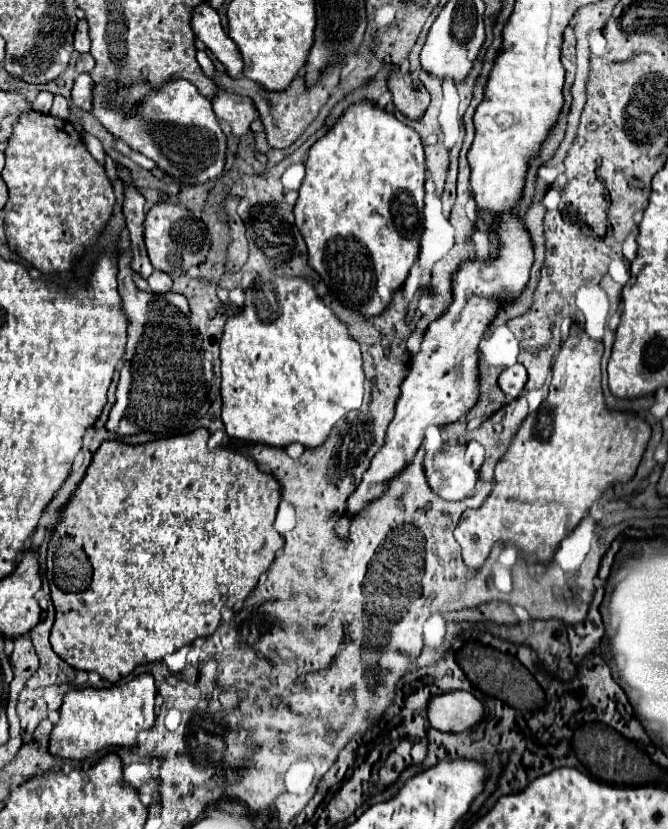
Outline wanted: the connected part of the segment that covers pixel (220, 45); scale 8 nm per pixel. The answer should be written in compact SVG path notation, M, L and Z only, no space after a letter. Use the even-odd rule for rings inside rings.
M206 2L200 4L192 14L192 30L208 46L208 50L224 64L230 78L242 74L244 62L238 52L238 46L224 34L218 12L212 10Z

